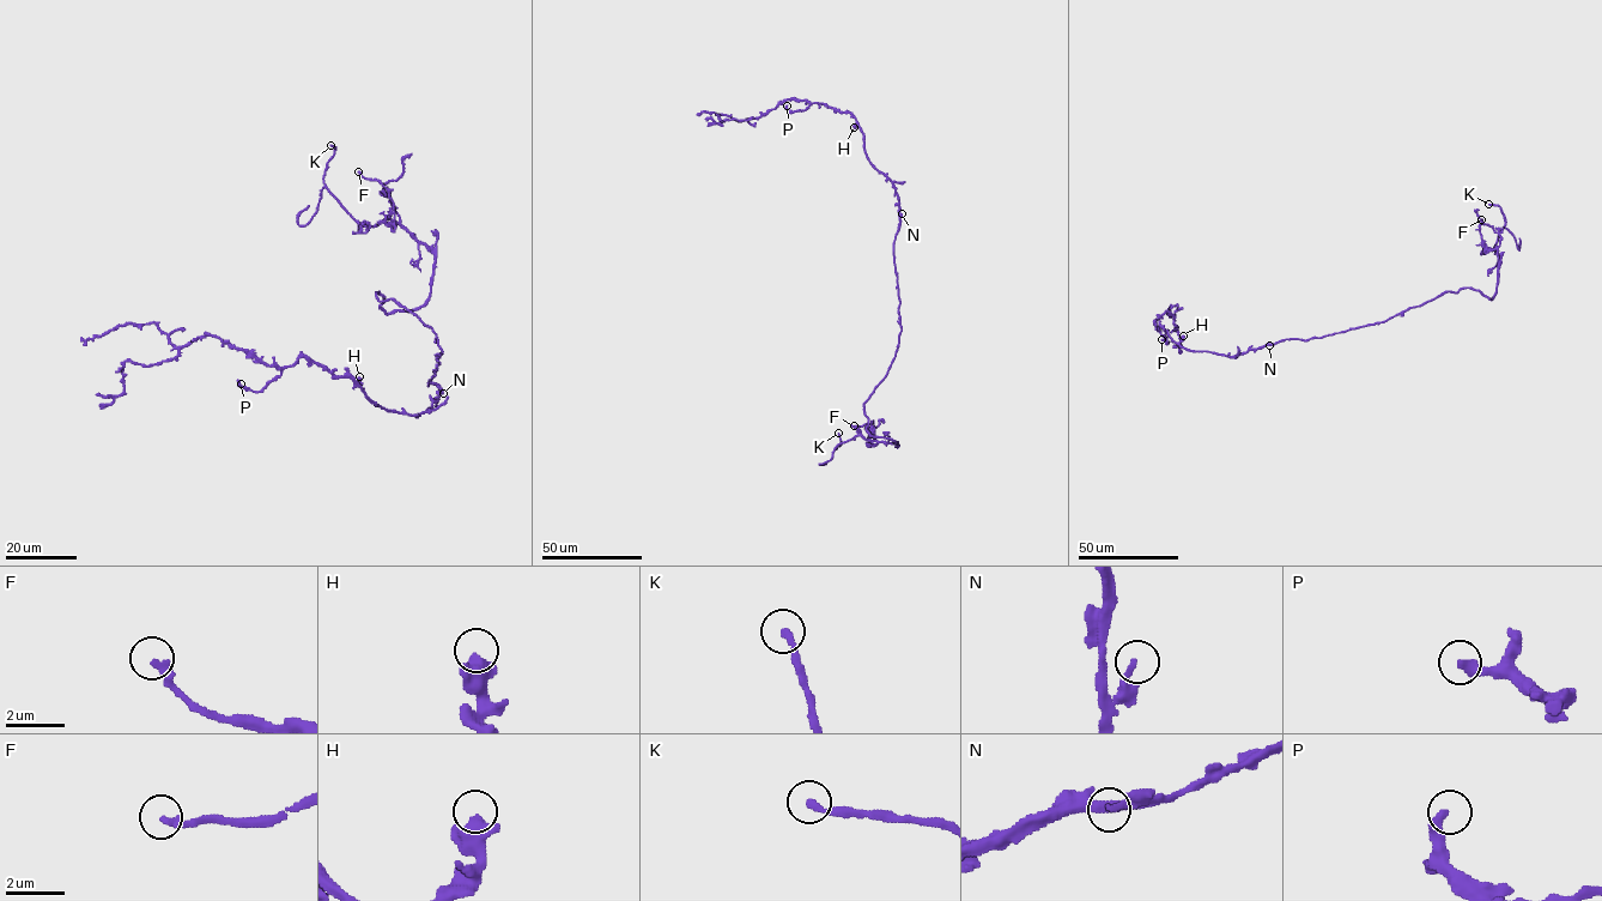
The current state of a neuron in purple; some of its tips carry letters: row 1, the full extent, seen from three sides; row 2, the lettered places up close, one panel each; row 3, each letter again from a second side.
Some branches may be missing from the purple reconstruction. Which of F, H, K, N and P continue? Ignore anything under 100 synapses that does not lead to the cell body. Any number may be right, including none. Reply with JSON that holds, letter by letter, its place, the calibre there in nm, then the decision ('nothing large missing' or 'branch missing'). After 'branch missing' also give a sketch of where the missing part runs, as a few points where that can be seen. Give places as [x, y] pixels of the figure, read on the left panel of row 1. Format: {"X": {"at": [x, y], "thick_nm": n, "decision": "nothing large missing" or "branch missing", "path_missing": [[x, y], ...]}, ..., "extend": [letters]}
{"F": {"at": [358, 171], "thick_nm": 240, "decision": "nothing large missing"}, "H": {"at": [359, 376], "thick_nm": 550, "decision": "nothing large missing"}, "K": {"at": [331, 145], "thick_nm": 240, "decision": "branch missing", "path_missing": [[331, 145], [309, 124], [309, 110], [315, 107]]}, "N": {"at": [443, 393], "thick_nm": 240, "decision": "nothing large missing"}, "P": {"at": [241, 384], "thick_nm": 400, "decision": "nothing large missing"}, "extend": ["K"]}

